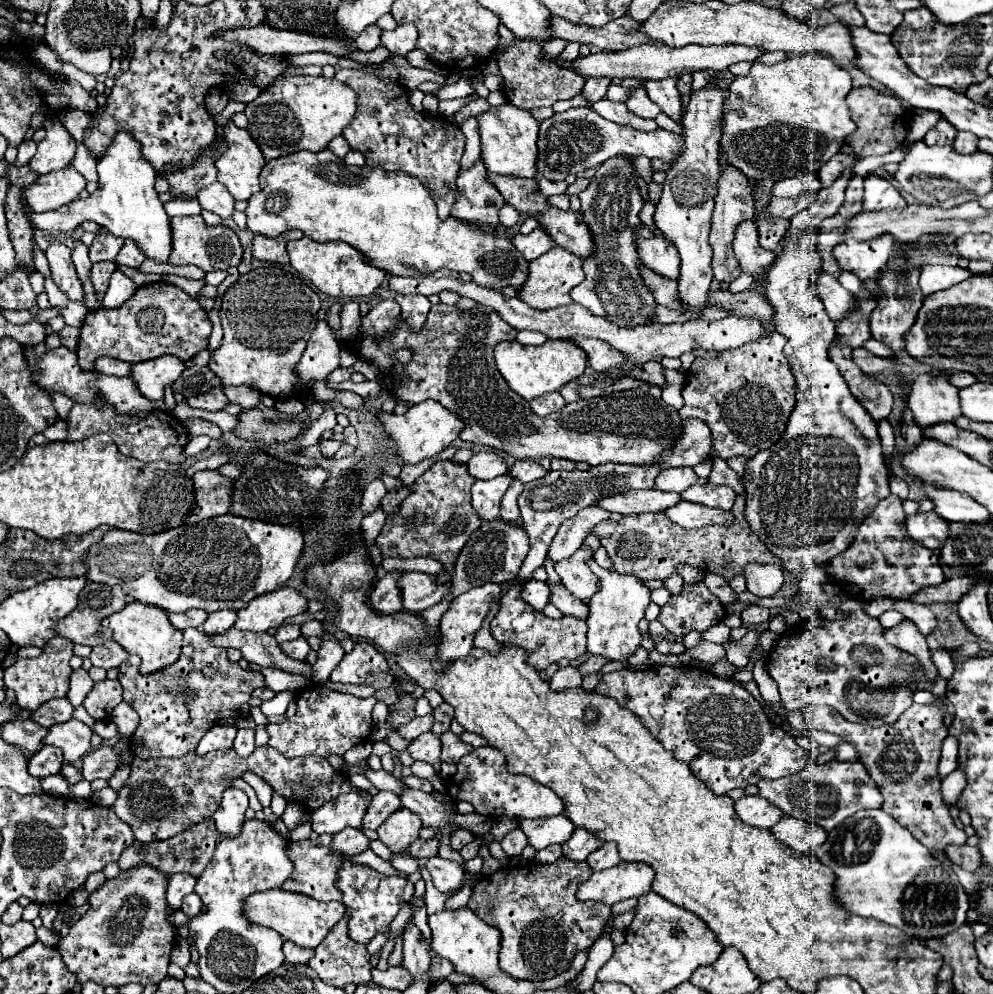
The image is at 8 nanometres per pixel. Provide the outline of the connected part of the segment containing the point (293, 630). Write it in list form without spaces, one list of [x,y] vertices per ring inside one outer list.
[[[284,624],[276,630],[276,642],[282,644],[282,642],[288,642],[288,640],[296,640],[300,636],[300,626],[298,624]]]

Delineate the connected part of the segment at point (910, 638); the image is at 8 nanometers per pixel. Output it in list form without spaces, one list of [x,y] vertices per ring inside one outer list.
[[[908,620],[908,622],[898,624],[896,628],[886,630],[886,640],[888,640],[888,644],[896,646],[898,650],[904,650],[904,652],[916,656],[920,668],[922,668],[924,674],[926,674],[926,682],[928,682],[928,684],[932,684],[932,682],[936,680],[938,670],[936,670],[936,666],[934,666],[934,662],[932,662],[930,648],[928,648],[926,640],[920,636],[920,632],[918,632],[918,628],[914,626],[914,622]]]

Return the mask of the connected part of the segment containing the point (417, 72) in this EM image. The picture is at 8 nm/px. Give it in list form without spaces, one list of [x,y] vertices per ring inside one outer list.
[[[391,53],[391,58],[389,59],[394,66],[396,66],[398,72],[401,76],[401,84],[408,90],[416,89],[422,82],[432,81],[440,85],[445,84],[445,77],[438,75],[433,71],[416,68],[410,64],[406,58],[396,56],[396,54]]]

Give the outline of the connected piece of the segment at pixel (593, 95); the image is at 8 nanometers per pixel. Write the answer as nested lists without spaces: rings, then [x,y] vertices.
[[[600,76],[600,78],[588,78],[586,84],[584,84],[582,94],[584,94],[586,100],[592,104],[592,102],[602,100],[602,98],[606,96],[608,86],[610,86],[610,78],[604,78],[604,76]]]

